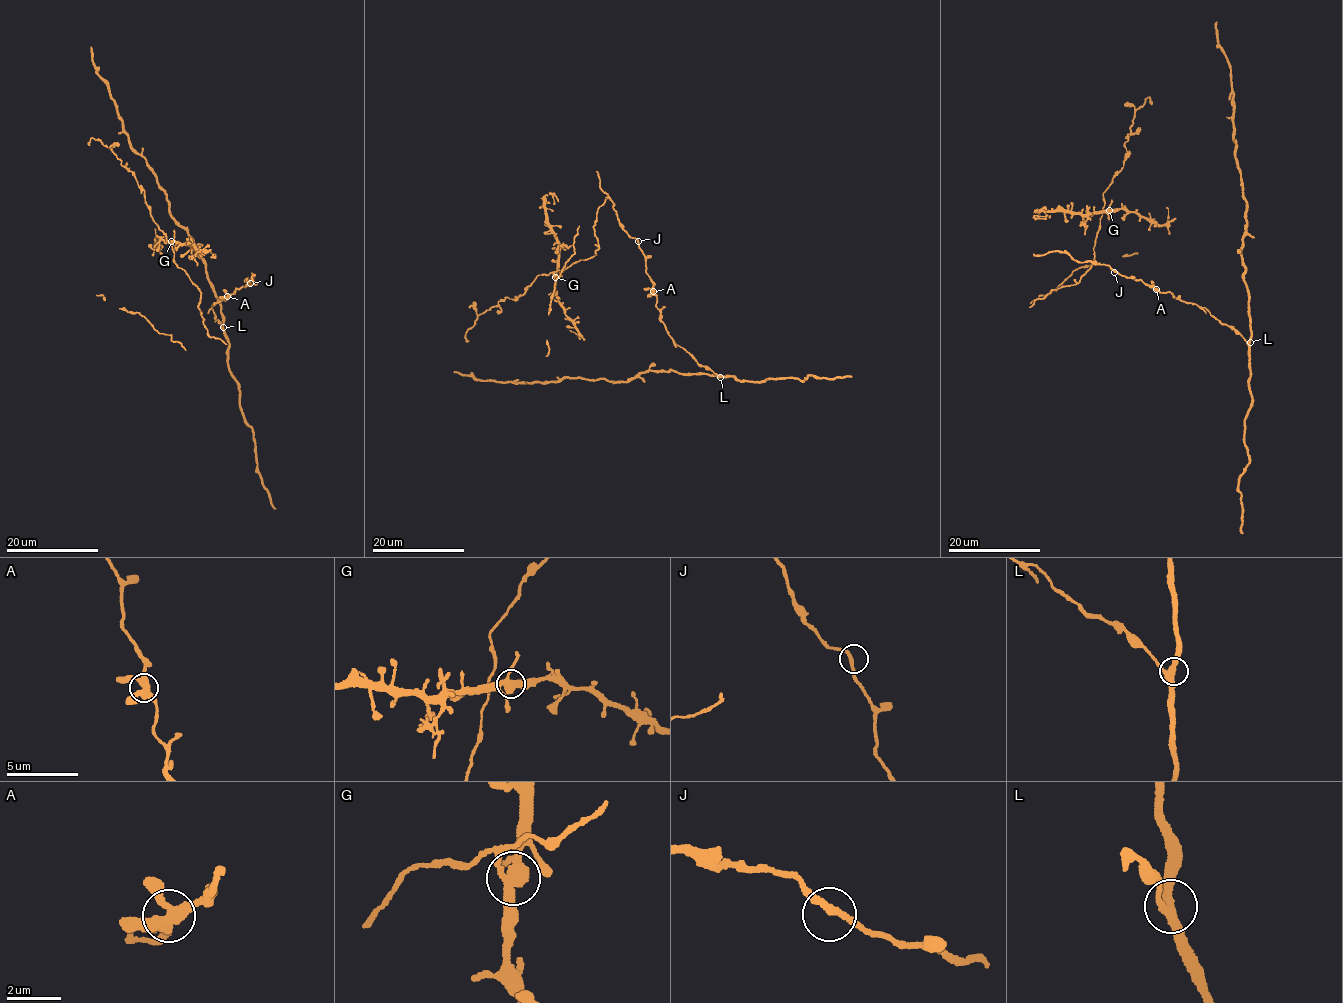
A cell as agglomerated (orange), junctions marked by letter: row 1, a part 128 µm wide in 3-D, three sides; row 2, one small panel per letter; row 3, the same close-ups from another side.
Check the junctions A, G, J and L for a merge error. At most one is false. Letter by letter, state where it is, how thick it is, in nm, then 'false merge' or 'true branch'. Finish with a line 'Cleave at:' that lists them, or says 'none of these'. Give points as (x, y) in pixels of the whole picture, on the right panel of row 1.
A: place (1156, 289); calibre 400 nm; true branch
G: place (1109, 210); calibre 400 nm; true branch
J: place (1114, 272); calibre 220 nm; true branch
L: place (1250, 342); calibre 320 nm; true branch
Cleave at: none of these

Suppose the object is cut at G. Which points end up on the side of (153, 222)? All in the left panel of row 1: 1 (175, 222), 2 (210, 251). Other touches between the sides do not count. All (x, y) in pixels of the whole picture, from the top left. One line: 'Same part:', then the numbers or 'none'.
Same part: 1

